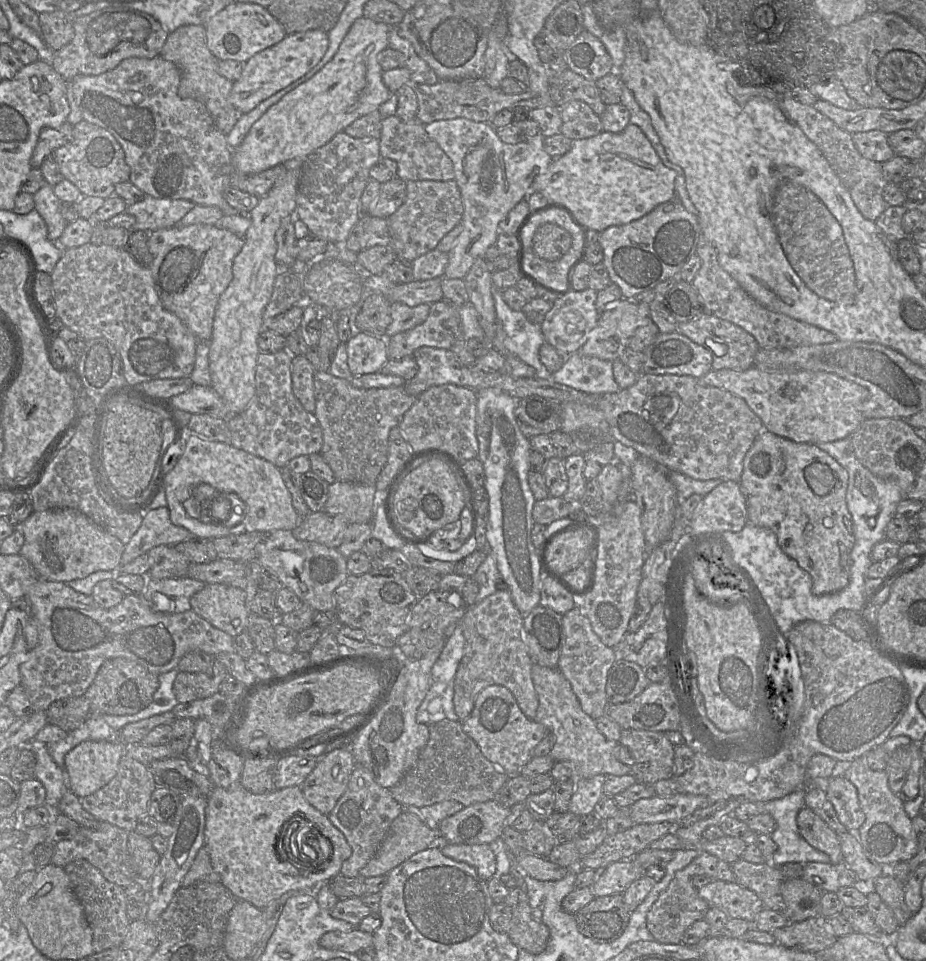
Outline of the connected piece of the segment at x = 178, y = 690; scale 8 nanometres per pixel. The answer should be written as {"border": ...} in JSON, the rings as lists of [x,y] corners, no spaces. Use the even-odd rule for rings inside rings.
{"border":[[[217,658],[210,671],[205,673],[178,672],[174,681],[174,693],[179,703],[208,698],[219,691],[219,687],[229,673]]]}

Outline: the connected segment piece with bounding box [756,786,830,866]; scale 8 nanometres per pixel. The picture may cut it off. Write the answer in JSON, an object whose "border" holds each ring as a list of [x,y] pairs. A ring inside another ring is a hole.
{"border":[[[805,786],[782,798],[756,803],[760,804],[760,813],[769,813],[776,822],[775,830],[770,835],[777,845],[777,850],[769,860],[773,865],[830,862],[826,853],[815,849],[799,833],[796,819],[805,806]]]}

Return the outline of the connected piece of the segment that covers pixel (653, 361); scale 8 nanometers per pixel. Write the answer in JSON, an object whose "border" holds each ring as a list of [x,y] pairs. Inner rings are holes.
{"border":[[[678,332],[660,333],[643,353],[640,374],[689,375],[694,378],[700,378],[712,370],[714,357],[709,348]]]}

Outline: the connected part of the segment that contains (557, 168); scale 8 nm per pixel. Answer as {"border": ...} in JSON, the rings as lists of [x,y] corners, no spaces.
{"border":[[[629,123],[618,133],[602,131],[590,138],[574,140],[567,153],[554,158],[547,169],[535,177],[531,191],[541,193],[549,201],[546,205],[567,209],[584,229],[602,232],[610,226],[637,220],[672,199],[677,174],[662,163],[643,131]]]}

